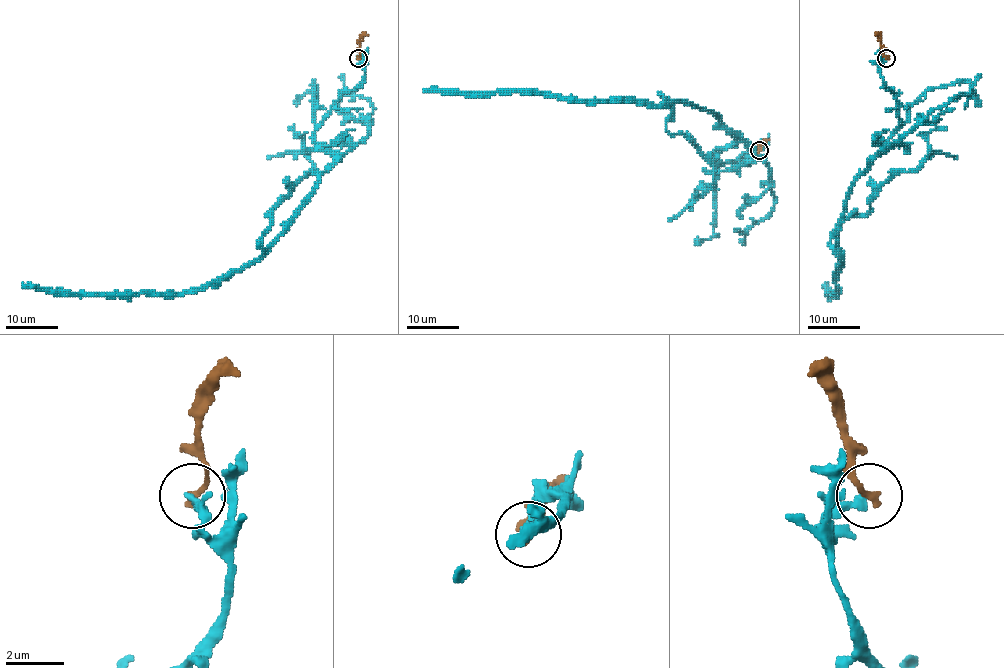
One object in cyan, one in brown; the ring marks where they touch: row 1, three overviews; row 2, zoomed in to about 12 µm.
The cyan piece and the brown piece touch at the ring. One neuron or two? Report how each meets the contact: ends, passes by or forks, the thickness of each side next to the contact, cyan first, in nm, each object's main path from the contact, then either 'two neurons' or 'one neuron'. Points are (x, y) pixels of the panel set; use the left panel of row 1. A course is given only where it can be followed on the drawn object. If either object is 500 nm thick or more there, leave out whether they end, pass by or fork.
cyan ends | brown ends | 260/240 nm | cyan via (358, 58), (364, 78), (341, 96), (314, 133), (334, 161), (260, 257), (188, 292), (47, 292), (22, 284) | brown via (358, 58), (360, 39), (367, 35) | two neurons

